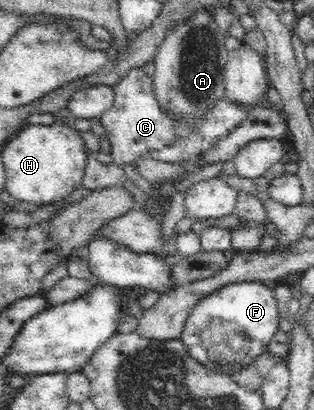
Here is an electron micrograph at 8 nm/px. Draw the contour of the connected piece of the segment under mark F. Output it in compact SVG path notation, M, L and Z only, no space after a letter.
M234 282L224 284L210 292L208 296L200 298L196 306L192 308L190 317L187 318L182 335L180 336L190 356L198 360L208 371L216 371L222 374L232 375L242 368L248 367L264 352L268 352L268 346L275 342L275 334L279 330L278 303L274 298L274 290L256 282Z

